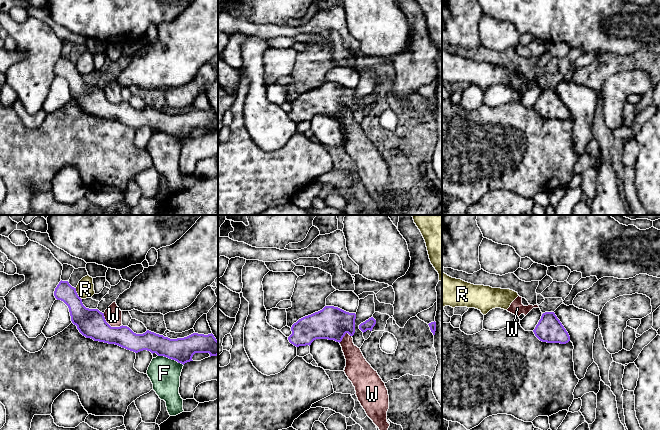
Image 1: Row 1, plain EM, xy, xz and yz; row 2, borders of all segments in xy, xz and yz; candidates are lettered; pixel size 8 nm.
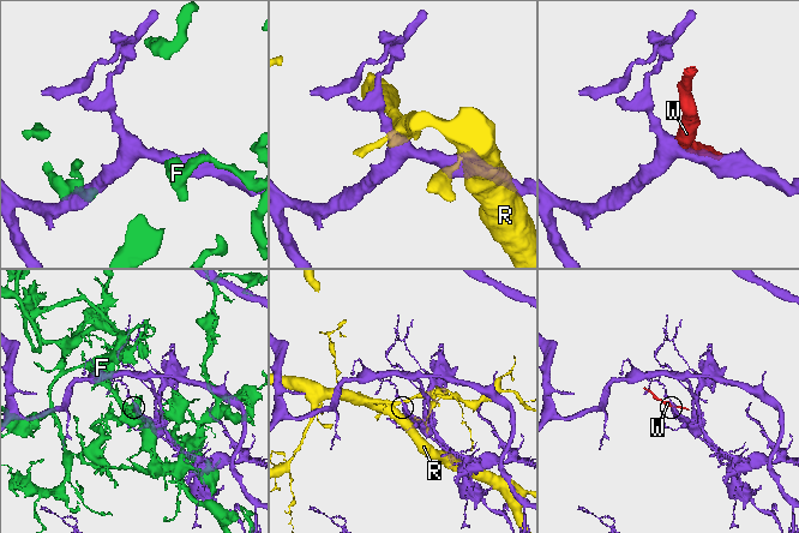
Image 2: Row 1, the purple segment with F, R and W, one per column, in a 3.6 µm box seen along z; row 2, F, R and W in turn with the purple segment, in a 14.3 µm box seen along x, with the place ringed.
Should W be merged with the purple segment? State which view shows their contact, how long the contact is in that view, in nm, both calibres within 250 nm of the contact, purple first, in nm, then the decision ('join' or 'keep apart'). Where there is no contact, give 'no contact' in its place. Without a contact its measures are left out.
meets purple in xy; contact 190 nm long; 240 nm thick on the purple side, 140 nm on the other; keep apart

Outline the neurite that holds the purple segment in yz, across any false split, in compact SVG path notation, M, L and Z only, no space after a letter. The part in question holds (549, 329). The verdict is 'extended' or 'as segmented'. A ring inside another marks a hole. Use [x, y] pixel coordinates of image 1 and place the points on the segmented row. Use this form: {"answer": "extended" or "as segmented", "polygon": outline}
{"answer": "as segmented", "polygon": "M545 312L533 330L542 342L566 344L570 336L554 312Z"}

